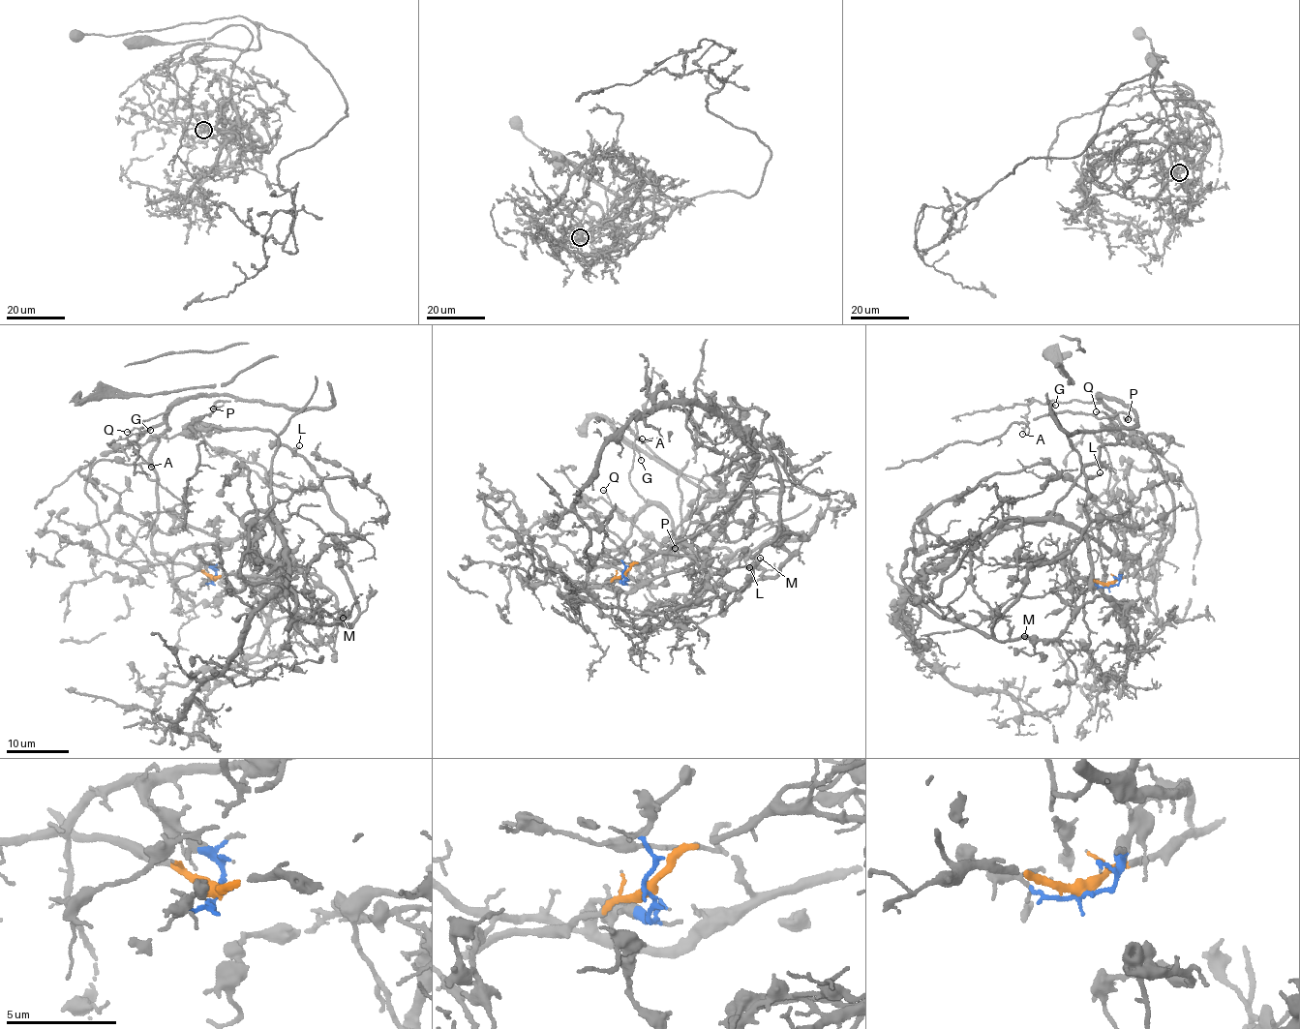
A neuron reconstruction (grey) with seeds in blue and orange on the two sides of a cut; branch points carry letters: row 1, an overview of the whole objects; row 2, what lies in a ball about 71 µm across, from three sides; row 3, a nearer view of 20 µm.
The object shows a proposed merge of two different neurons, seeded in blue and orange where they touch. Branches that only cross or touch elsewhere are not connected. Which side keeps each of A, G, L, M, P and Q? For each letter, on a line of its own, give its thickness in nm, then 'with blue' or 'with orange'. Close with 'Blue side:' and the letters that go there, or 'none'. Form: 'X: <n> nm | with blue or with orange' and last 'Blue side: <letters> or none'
A: 70 nm | with orange
G: 160 nm | with orange
L: 160 nm | with blue
M: 130 nm | with blue
P: 80 nm | with orange
Q: 130 nm | with orange
Blue side: L, M

